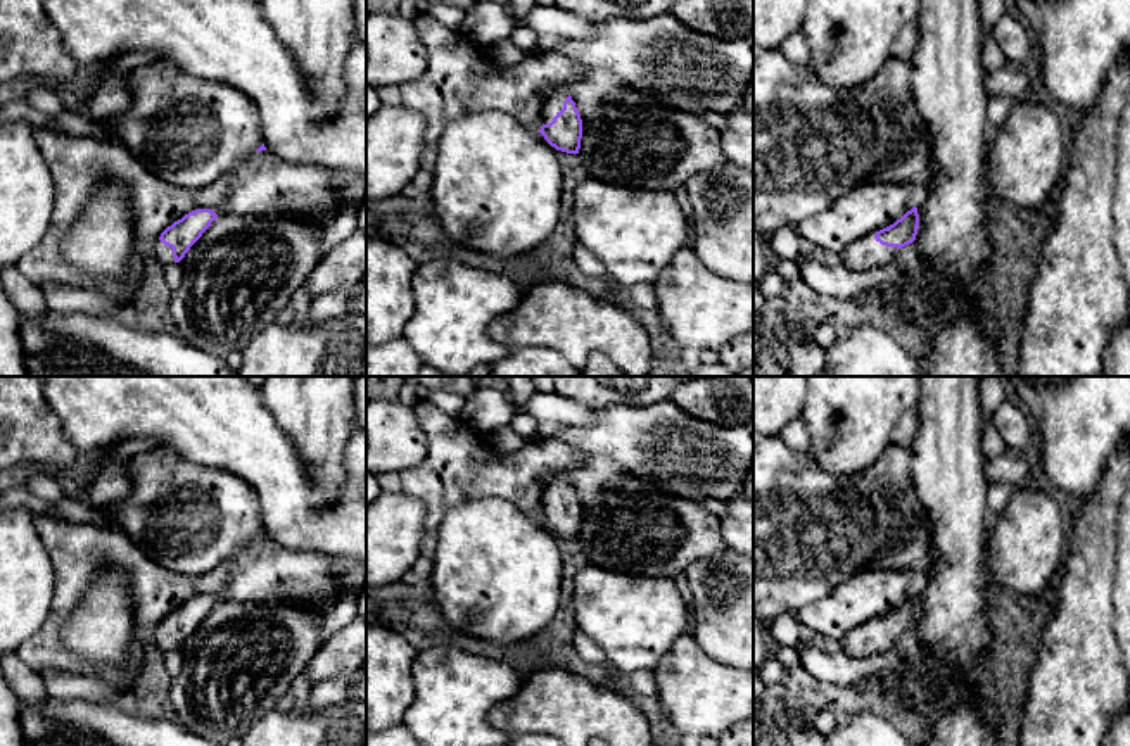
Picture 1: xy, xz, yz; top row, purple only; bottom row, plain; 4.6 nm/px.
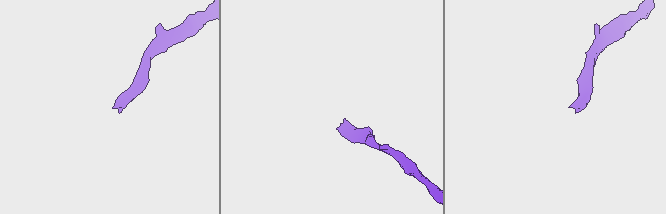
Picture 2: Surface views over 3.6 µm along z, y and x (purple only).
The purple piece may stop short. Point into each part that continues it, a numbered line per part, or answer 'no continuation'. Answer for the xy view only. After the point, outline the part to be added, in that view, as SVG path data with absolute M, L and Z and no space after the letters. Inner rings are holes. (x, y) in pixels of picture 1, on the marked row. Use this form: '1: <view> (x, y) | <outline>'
1: xy (159, 251) | M159 238L150 247L150 252L162 266L175 262L173 249L164 245Z

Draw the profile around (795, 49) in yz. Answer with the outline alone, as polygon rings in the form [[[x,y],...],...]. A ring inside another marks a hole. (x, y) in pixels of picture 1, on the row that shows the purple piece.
[[[800,31],[790,35],[783,45],[781,54],[797,66],[807,66],[809,64],[809,47],[802,36]]]

